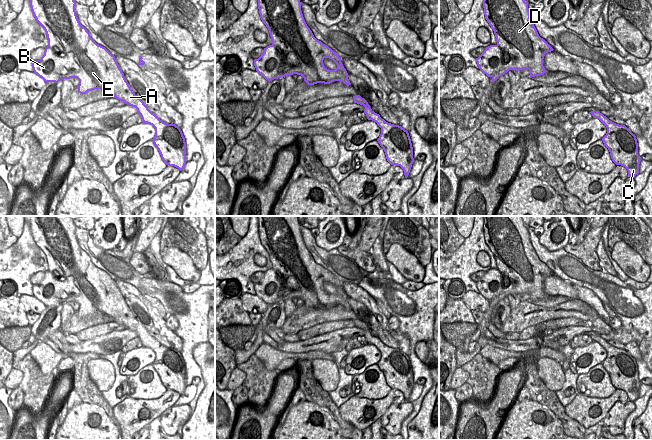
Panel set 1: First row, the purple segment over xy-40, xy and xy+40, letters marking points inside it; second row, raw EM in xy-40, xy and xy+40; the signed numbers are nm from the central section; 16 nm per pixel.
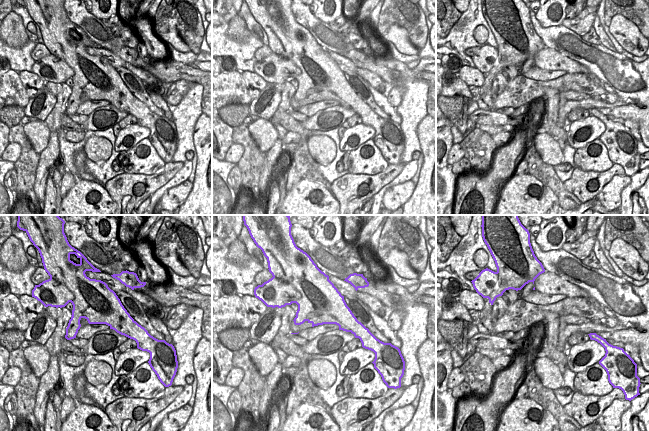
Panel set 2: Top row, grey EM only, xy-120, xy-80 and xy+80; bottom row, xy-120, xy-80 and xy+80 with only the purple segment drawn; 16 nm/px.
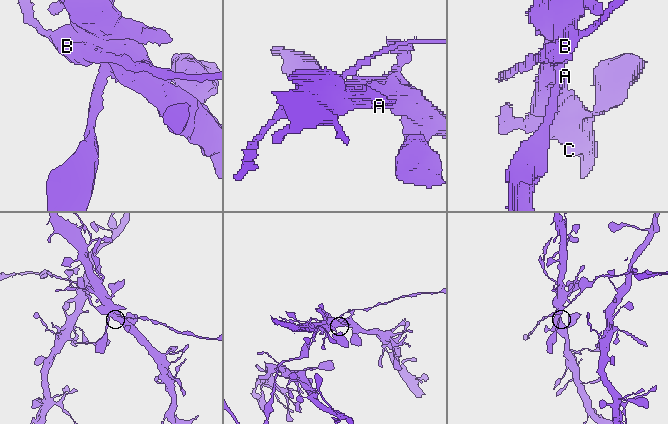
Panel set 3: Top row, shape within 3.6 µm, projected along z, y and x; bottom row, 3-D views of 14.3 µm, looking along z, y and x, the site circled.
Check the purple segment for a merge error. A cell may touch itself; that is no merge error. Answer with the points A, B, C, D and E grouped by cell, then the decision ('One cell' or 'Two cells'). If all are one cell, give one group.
Groups: A C D E / B. Two cells.

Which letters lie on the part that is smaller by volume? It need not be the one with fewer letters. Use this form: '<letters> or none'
B

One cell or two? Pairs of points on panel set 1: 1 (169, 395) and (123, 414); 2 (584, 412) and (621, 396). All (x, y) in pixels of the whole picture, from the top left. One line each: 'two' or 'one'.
1: one
2: one

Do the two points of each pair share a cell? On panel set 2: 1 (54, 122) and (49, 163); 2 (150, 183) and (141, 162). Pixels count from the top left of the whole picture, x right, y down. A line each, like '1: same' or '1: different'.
1: same
2: different

